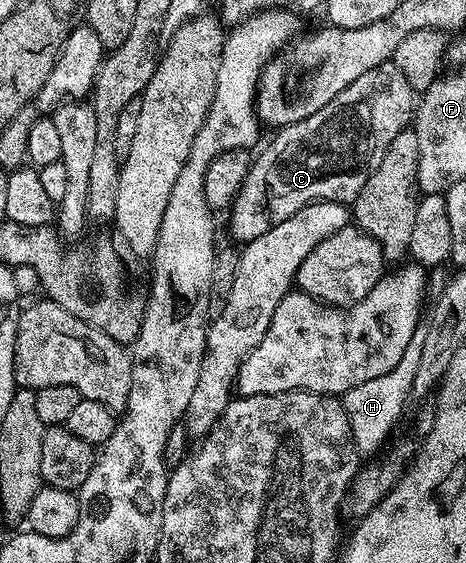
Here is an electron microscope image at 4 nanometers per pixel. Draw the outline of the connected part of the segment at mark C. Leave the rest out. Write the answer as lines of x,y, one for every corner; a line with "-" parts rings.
387,62
376,66
376,70
368,70
368,74
360,74
360,78
356,78
356,82
352,82
352,86
344,86
344,90
340,90
340,94
336,94
336,98
332,98
332,102
328,102
328,106
324,106
324,110
316,110
316,114
312,114
300,122
290,124
287,128
277,129
273,133
274,141
259,156
253,157
248,174
236,194
234,203
228,209
231,234
236,239
242,240
241,242
249,242
260,238
260,234
268,234
268,230
272,230
272,226
280,226
280,222
284,222
284,218
292,218
292,214
304,210
304,206
309,204
336,202
337,204
349,205
358,197
360,190
364,190
364,182
368,182
368,178
372,178
372,170
376,170
376,166
380,166
380,158
384,158
384,154
388,151
388,142
392,142
392,138
396,138
396,134
400,134
405,128
411,127
415,111
416,93
414,89
408,86
404,74
400,74
397,66
393,62

